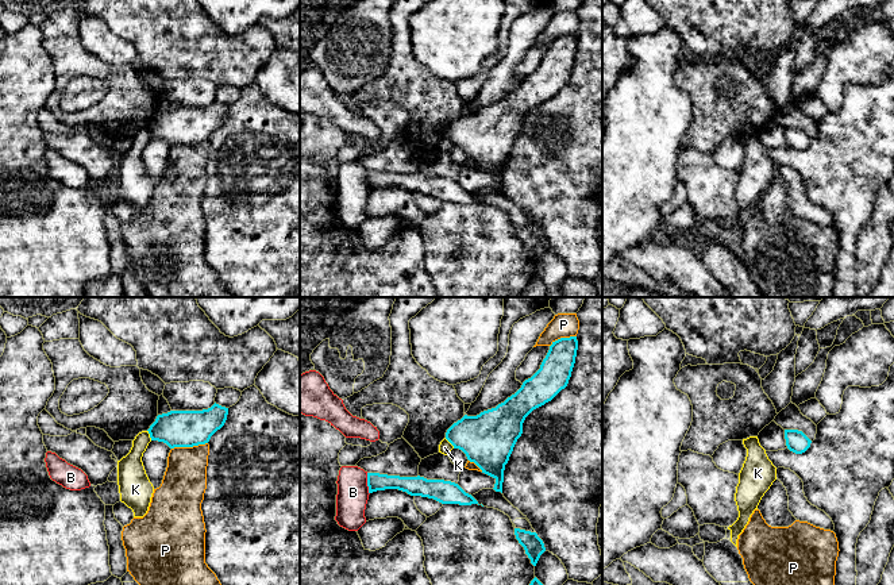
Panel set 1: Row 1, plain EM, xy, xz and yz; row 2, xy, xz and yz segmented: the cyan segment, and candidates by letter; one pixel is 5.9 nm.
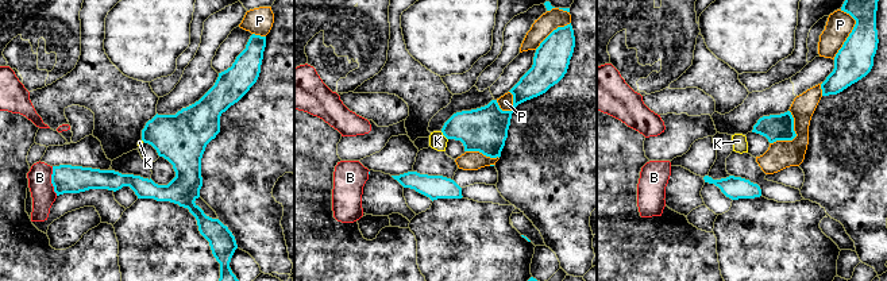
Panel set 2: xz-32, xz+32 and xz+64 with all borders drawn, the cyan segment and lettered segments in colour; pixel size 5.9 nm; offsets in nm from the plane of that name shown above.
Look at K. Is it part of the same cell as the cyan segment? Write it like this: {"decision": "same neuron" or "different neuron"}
{"decision": "different neuron"}

